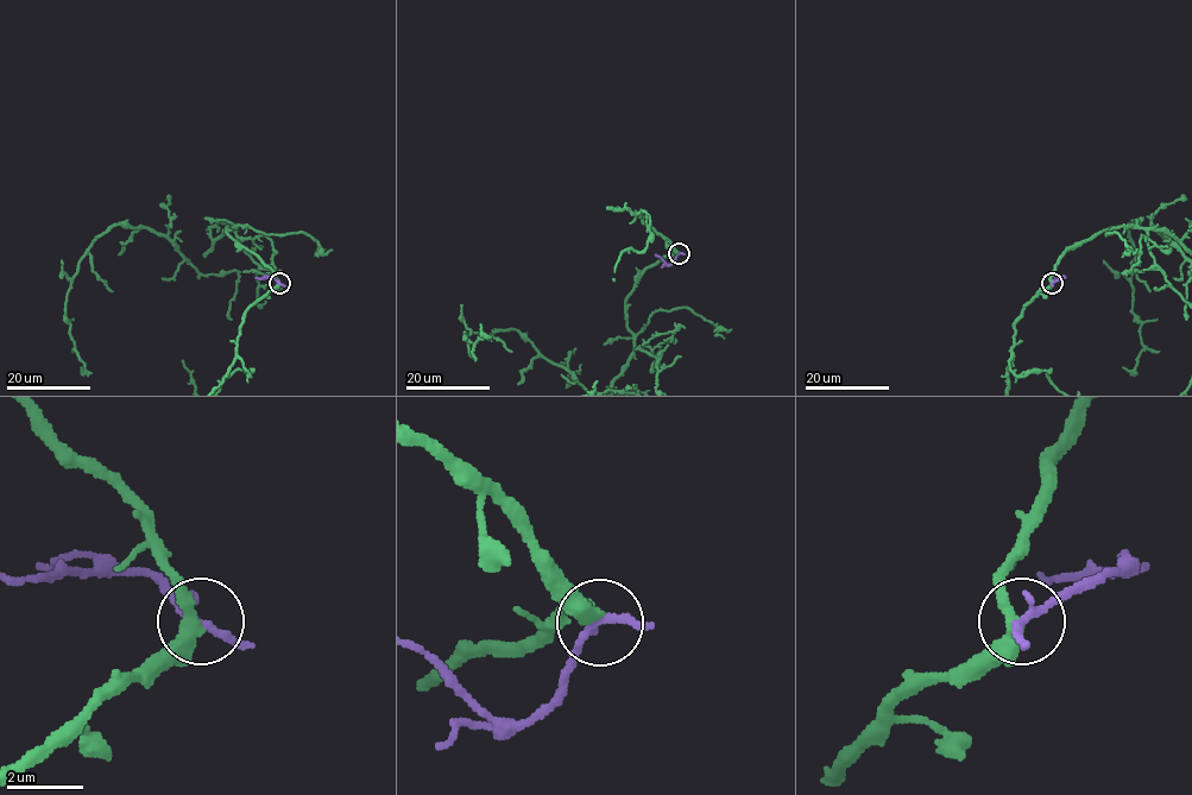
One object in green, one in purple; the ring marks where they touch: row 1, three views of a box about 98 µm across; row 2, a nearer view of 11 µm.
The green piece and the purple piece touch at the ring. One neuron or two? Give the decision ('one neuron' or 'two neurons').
two neurons

